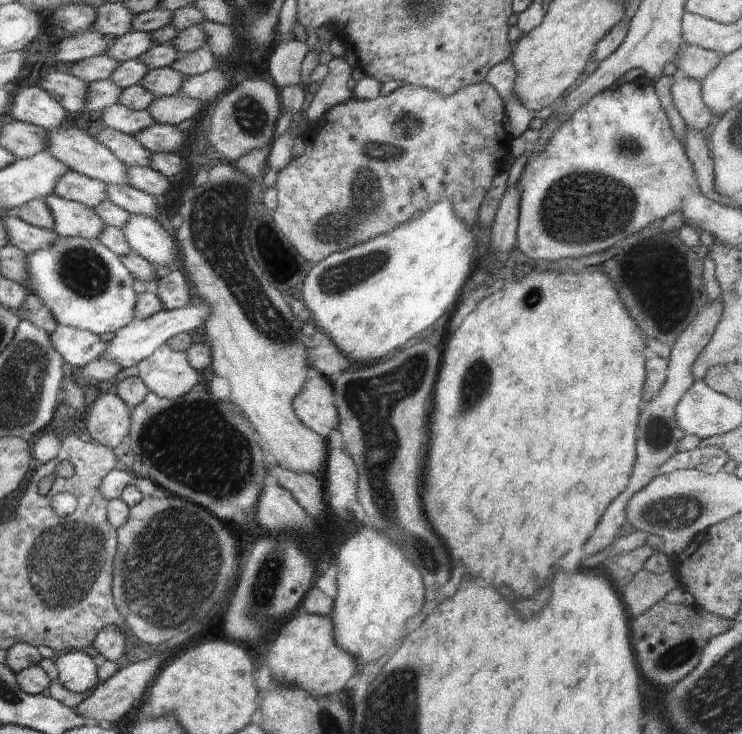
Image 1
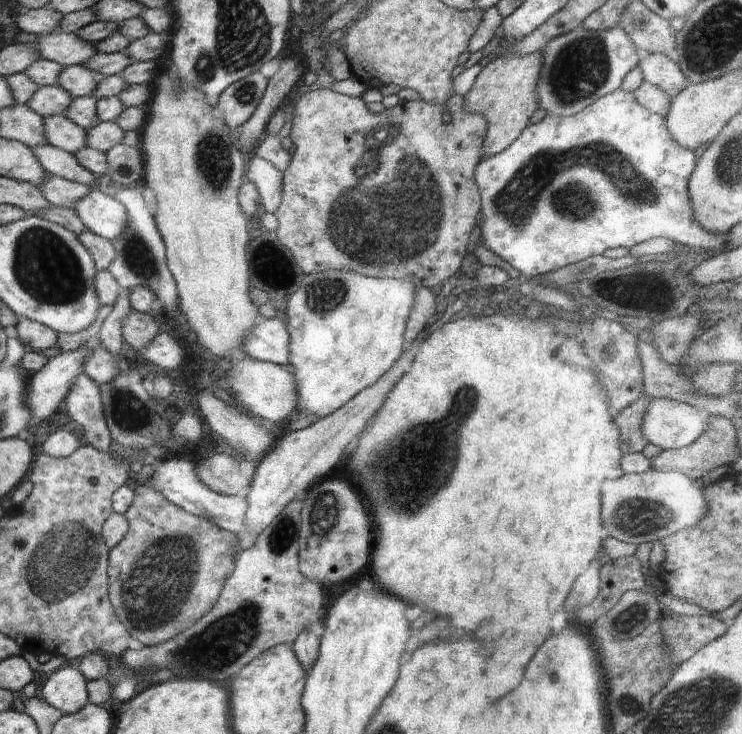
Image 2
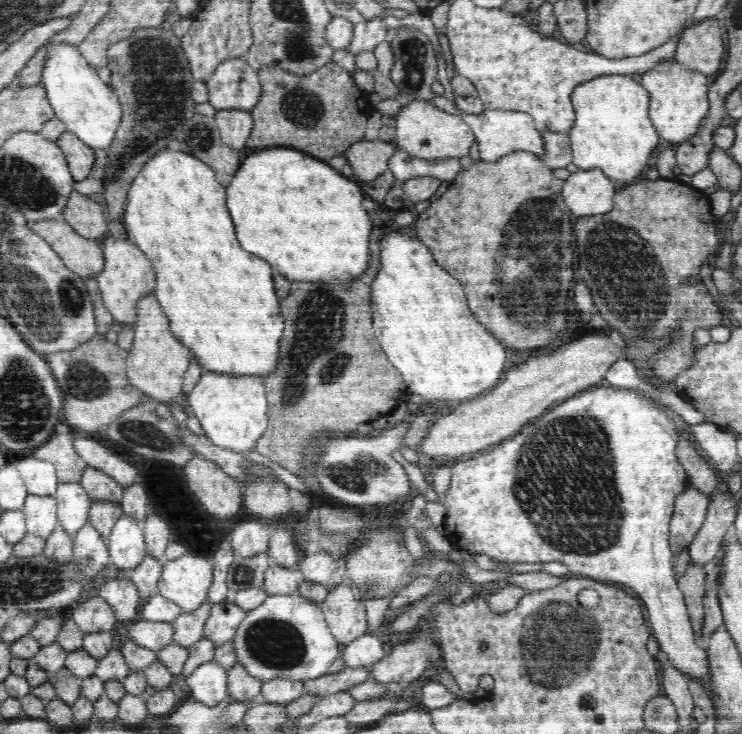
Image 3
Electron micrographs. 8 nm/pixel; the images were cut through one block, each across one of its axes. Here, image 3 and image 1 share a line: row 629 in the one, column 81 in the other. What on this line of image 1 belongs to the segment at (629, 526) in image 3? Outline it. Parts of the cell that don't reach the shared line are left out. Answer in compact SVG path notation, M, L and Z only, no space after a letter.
M85 651L62 654L55 662L57 681L73 693L89 693L99 684L98 661Z

